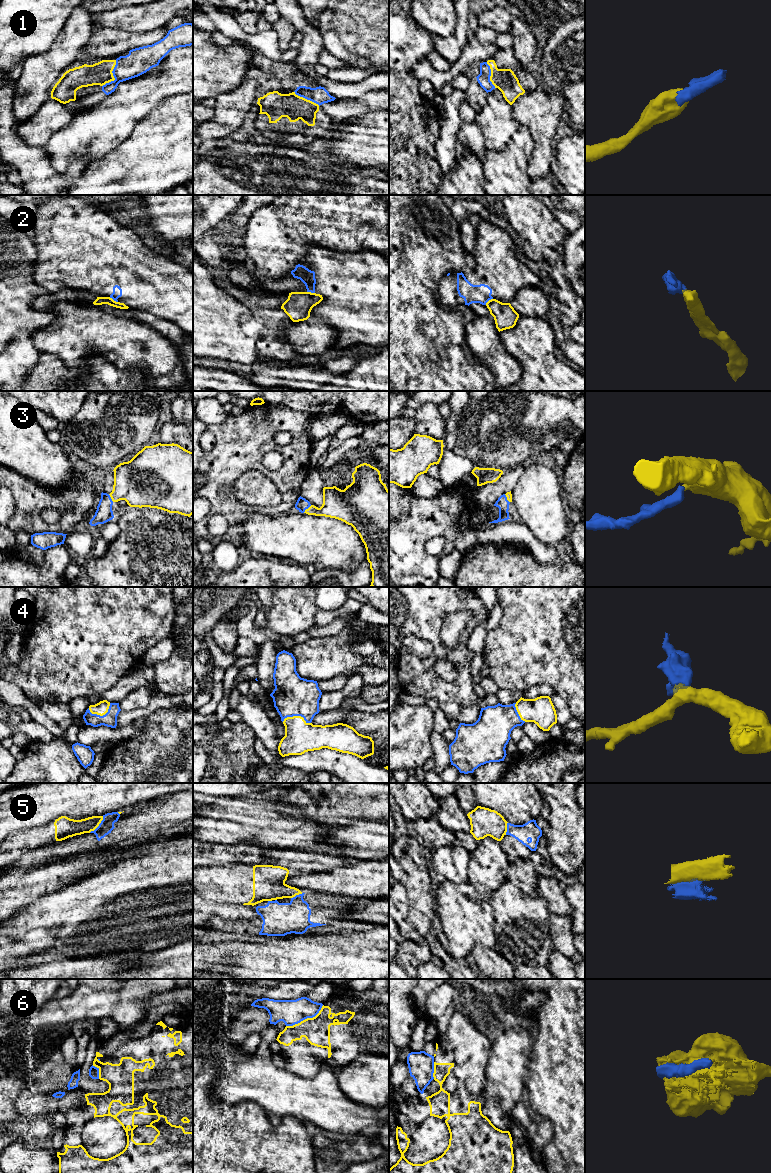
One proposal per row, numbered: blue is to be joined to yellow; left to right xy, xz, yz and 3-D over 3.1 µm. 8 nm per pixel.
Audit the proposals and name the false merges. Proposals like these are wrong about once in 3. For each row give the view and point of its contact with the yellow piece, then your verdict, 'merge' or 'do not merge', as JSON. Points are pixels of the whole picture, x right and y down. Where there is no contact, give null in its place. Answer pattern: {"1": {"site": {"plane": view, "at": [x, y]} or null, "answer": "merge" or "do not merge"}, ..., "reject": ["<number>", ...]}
{"1": {"site": {"plane": "xy", "at": [113, 76]}, "answer": "merge"}, "2": {"site": {"plane": "xy", "at": [112, 299]}, "answer": "merge"}, "3": {"site": {"plane": "xz", "at": [308, 508]}, "answer": "merge"}, "4": {"site": {"plane": "xz", "at": [296, 716]}, "answer": "merge"}, "5": {"site": {"plane": "xy", "at": [98, 825]}, "answer": "do not merge"}, "6": {"site": {"plane": "xz", "at": [305, 1019]}, "answer": "do not merge"}, "reject": ["5", "6"]}

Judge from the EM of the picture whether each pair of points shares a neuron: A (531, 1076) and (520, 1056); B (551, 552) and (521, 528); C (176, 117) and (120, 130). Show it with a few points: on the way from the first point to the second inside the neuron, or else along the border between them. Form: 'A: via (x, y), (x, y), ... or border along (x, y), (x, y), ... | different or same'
A: border along (532, 1051), (527, 1065), (524, 1086) | different
B: via (543, 552), (526, 536) | same
C: border along (150, 109), (134, 130), (119, 144) | different

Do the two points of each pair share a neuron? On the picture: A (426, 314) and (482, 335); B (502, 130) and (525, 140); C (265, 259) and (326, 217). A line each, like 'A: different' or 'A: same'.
A: different
B: different
C: same

